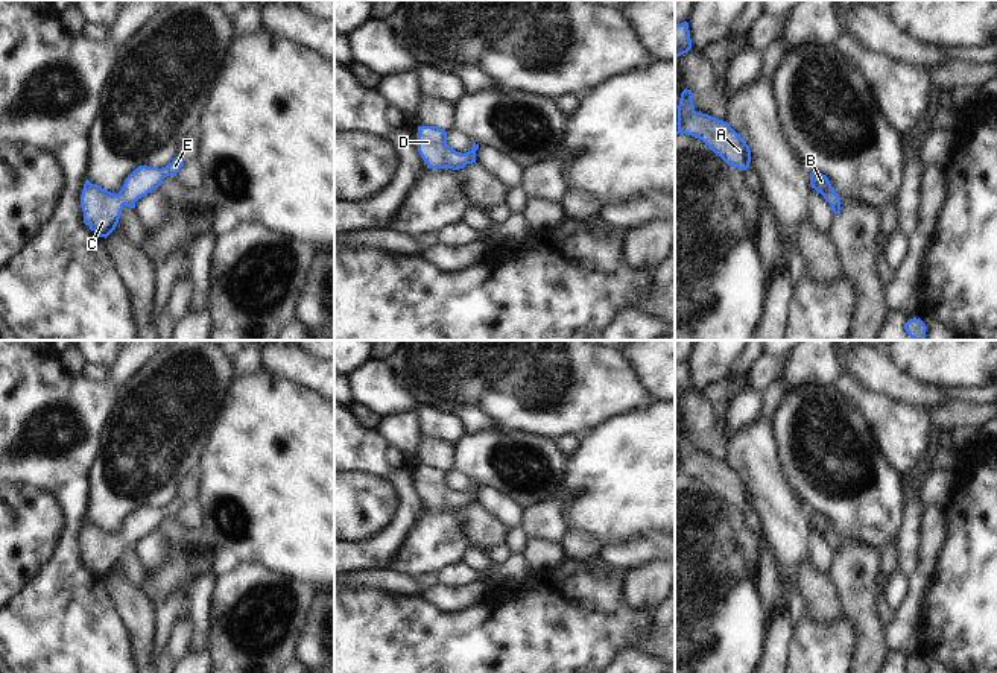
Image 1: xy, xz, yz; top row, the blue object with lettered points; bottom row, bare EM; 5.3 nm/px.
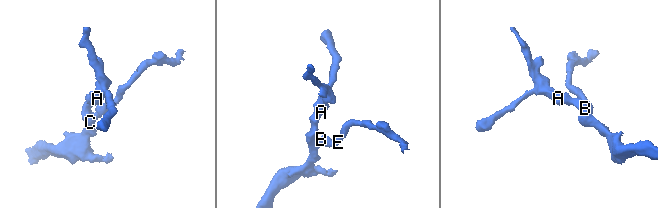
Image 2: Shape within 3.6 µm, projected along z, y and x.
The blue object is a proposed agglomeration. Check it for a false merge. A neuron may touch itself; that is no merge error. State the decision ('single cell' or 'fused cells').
single cell

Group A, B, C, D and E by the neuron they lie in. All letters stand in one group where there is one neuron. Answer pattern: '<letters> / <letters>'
A B C D E

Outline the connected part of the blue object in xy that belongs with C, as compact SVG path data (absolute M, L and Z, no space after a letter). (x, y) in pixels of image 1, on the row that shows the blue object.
M178 155L163 169L140 166L125 179L117 194L87 179L81 194L84 223L99 237L106 239L116 229L125 205L135 208L135 202L158 188L164 178L176 176L182 164Z

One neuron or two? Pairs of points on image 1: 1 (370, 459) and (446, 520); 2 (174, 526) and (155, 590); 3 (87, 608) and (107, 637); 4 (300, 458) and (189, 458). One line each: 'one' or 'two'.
1: two
2: one
3: one
4: two

